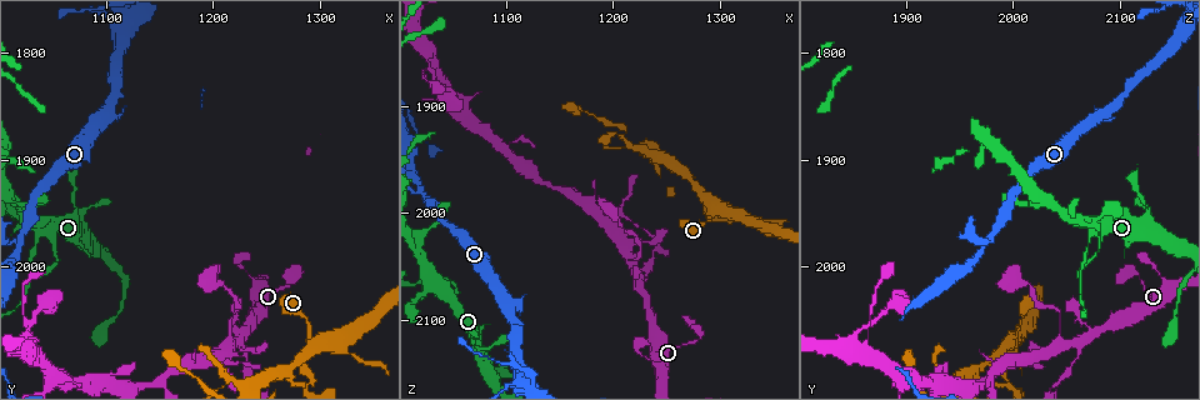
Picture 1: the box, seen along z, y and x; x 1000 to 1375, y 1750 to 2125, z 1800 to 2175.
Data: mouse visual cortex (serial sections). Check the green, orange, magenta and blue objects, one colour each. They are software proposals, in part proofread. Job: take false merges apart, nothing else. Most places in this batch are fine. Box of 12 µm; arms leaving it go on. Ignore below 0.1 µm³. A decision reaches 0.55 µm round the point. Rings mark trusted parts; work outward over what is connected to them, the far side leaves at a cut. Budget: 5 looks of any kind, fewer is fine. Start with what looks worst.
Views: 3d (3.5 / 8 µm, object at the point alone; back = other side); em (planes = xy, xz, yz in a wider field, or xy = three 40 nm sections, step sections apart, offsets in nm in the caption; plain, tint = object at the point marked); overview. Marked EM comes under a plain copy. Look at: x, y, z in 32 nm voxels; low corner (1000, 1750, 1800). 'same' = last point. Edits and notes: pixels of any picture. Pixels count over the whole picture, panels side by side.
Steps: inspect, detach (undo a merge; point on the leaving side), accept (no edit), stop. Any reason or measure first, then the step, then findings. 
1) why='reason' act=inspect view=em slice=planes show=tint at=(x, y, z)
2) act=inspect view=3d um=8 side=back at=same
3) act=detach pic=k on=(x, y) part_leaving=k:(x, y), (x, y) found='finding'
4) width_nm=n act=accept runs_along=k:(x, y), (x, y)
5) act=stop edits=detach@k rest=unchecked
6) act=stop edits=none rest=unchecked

why='a fork' act=inspect view=em slice=xy step=2 show=tint at=(1214, 2072, 2044)

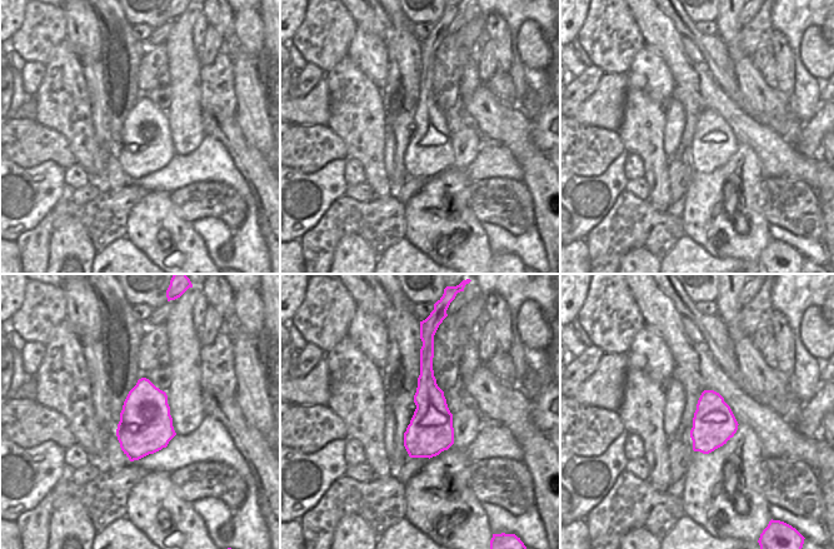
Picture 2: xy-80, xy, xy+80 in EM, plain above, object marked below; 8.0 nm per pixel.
act=inspect view=3d um=3.5 at=same

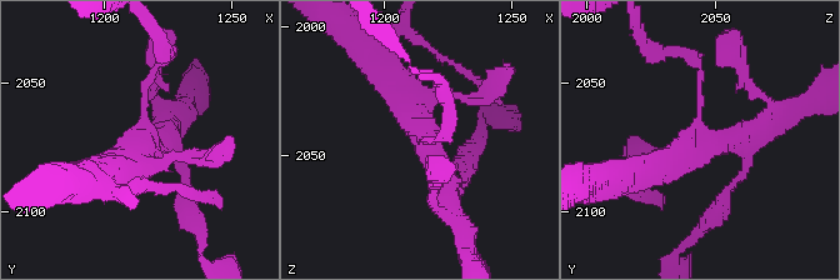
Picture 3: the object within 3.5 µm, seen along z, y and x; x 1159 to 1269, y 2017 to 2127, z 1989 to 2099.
arm_widths_nm=100,300,400 act=accept found='one cell here'

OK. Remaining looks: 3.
why='abrupt turn' act=inspect view=3d um=3.5 at=(1284, 2084, 1984)

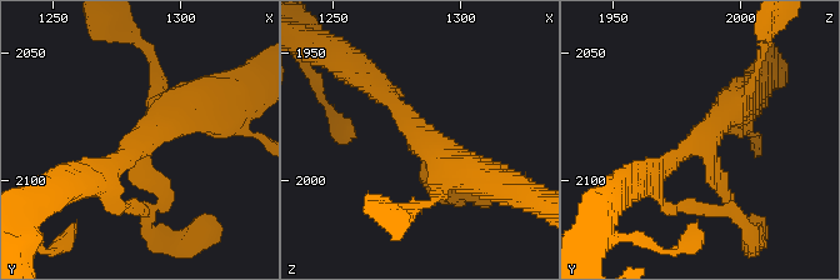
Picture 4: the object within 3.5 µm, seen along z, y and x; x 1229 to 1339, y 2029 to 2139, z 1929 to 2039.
arms=3 arm_widths_nm=150,250,350 why='now the EM' act=inspect view=em slice=xy step=2 show=tint at=(1284, 2086, 1983)

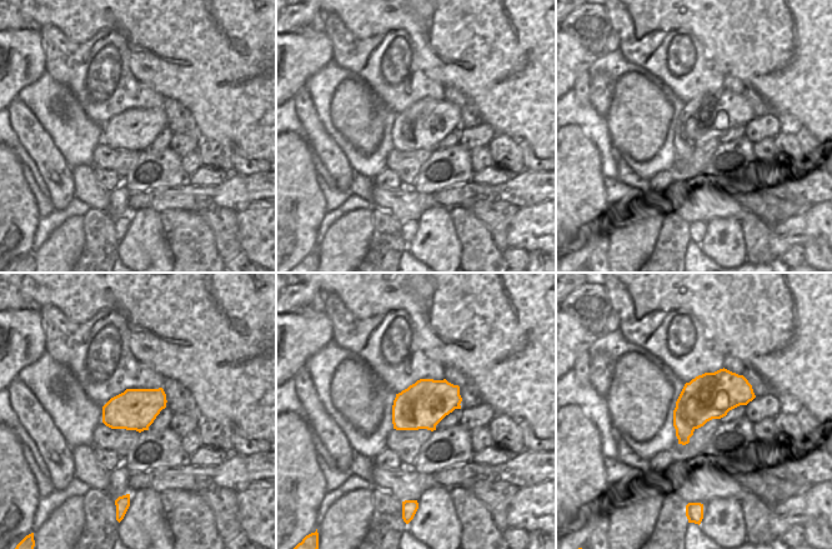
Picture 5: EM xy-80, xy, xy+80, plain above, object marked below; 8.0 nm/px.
act=accept runs_along=4:(749, 89), (694, 146), (643, 181) found='all the same cell'

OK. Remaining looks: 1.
act=stop edits=none rest=unchecked

